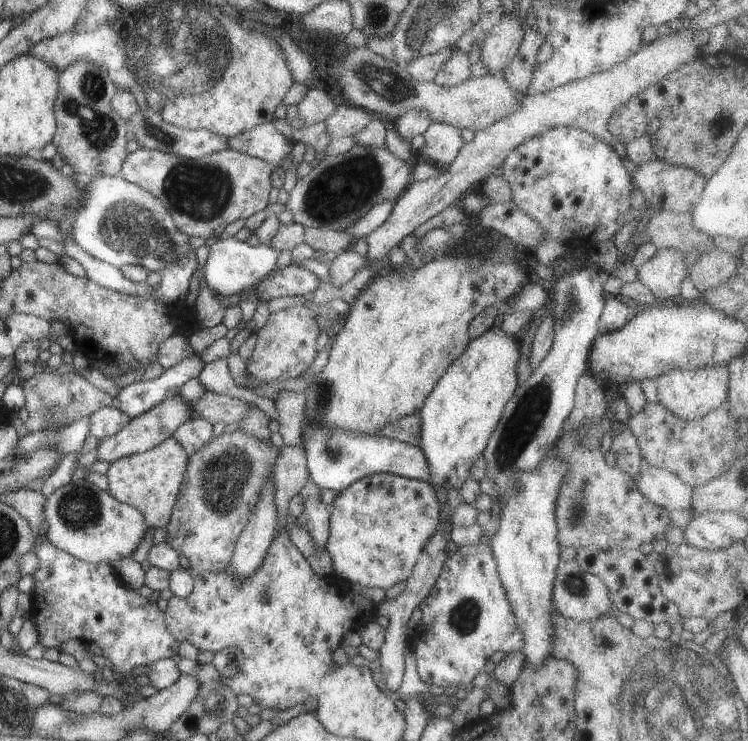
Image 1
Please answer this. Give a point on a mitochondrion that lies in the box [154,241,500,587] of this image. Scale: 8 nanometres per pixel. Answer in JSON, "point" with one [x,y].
{"point":[226,477]}

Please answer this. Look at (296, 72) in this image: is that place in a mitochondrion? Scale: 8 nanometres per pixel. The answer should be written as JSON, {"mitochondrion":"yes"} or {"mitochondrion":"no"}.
{"mitochondrion":"no"}

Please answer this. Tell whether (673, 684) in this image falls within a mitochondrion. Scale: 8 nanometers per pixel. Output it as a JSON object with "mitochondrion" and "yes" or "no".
{"mitochondrion":"yes"}

